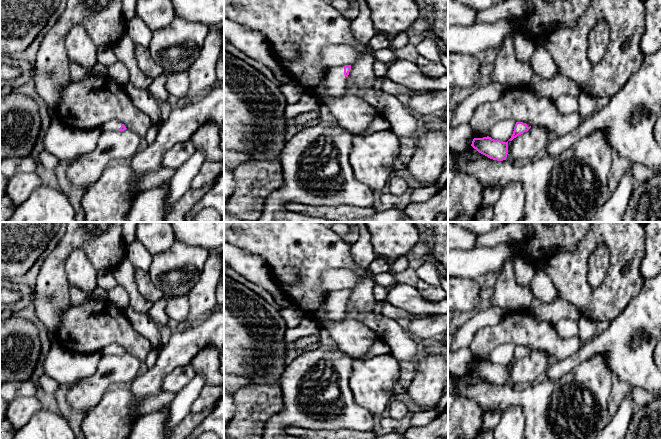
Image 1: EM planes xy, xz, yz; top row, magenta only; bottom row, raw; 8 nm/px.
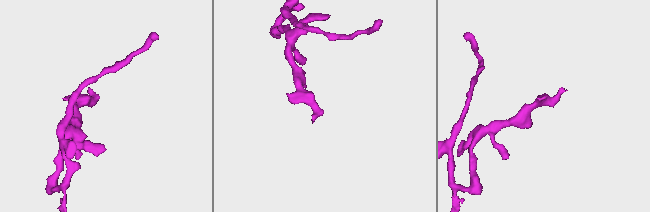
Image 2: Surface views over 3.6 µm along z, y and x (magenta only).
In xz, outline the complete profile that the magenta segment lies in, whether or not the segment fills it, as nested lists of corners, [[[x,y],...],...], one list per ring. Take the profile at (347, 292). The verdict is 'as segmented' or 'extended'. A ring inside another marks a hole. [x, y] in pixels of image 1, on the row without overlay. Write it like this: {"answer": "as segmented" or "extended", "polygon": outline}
{"answer": "extended", "polygon": [[[351,289],[331,292],[327,302],[326,316],[323,319],[304,317],[298,327],[288,328],[284,337],[285,345],[288,346],[302,337],[320,334],[324,321],[341,321],[345,316],[345,307],[350,294]]]}

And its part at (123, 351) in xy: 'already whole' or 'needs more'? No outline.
needs more

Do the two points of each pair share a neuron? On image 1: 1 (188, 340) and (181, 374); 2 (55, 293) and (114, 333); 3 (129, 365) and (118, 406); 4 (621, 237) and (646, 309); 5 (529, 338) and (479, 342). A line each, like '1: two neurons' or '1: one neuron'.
1: two neurons
2: two neurons
3: two neurons
4: two neurons
5: one neuron

